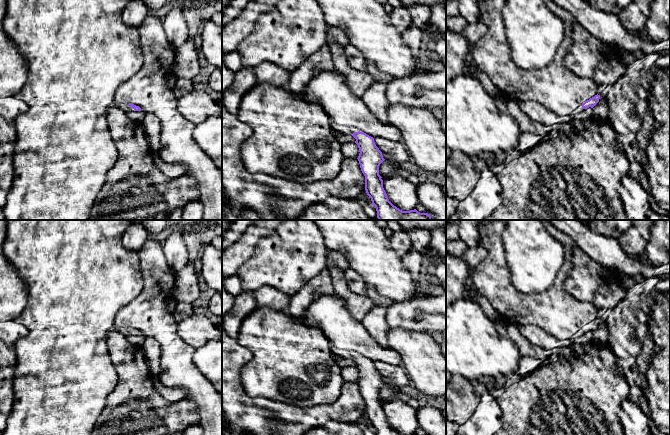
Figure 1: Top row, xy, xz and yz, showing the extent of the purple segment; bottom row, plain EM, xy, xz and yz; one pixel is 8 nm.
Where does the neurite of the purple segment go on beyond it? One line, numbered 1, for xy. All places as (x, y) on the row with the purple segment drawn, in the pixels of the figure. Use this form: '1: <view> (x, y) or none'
1: xy (125, 108)

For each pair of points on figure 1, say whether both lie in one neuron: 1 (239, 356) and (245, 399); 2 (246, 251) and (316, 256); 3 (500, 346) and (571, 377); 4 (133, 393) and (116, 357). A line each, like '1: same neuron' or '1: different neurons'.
1: same neuron
2: different neurons
3: different neurons
4: same neuron

